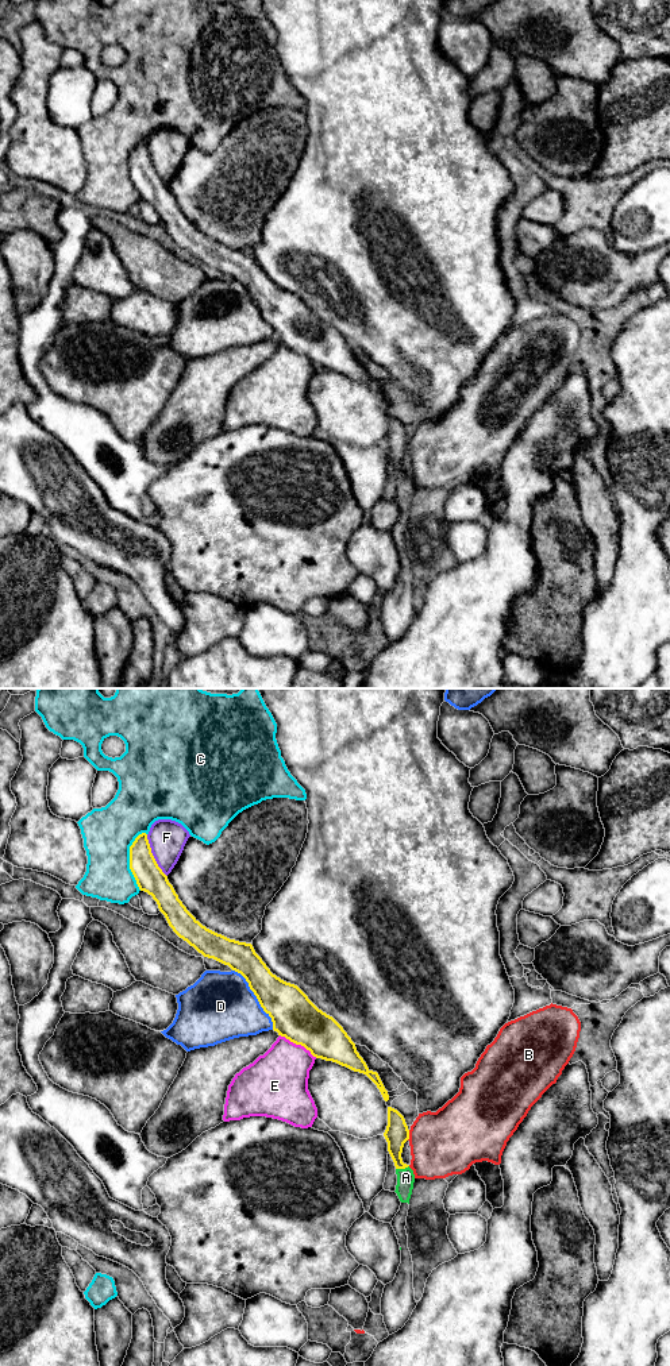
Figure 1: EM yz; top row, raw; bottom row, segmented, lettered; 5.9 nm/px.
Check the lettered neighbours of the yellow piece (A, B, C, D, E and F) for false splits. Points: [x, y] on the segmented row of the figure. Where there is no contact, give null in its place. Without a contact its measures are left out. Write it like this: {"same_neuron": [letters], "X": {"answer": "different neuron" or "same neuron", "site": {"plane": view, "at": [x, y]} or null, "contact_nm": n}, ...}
{"same_neuron": ["A"], "A": {"answer": "same neuron", "site": {"plane": "yz", "at": [401, 1168]}, "contact_nm": 80}, "B": {"answer": "different neuron", "site": {"plane": "yz", "at": [408, 1135]}, "contact_nm": 70}, "C": {"answer": "different neuron", "site": {"plane": "yz", "at": [130, 860]}, "contact_nm": 360}, "D": {"answer": "different neuron", "site": {"plane": "yz", "at": [257, 998]}, "contact_nm": 440}, "E": {"answer": "different neuron", "site": {"plane": "yz", "at": [299, 1044]}, "contact_nm": 260}, "F": {"answer": "different neuron", "site": {"plane": "yz", "at": [153, 856]}, "contact_nm": 280}}

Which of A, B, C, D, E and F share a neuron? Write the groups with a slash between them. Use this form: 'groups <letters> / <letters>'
groups A / B / C / D / E / F

